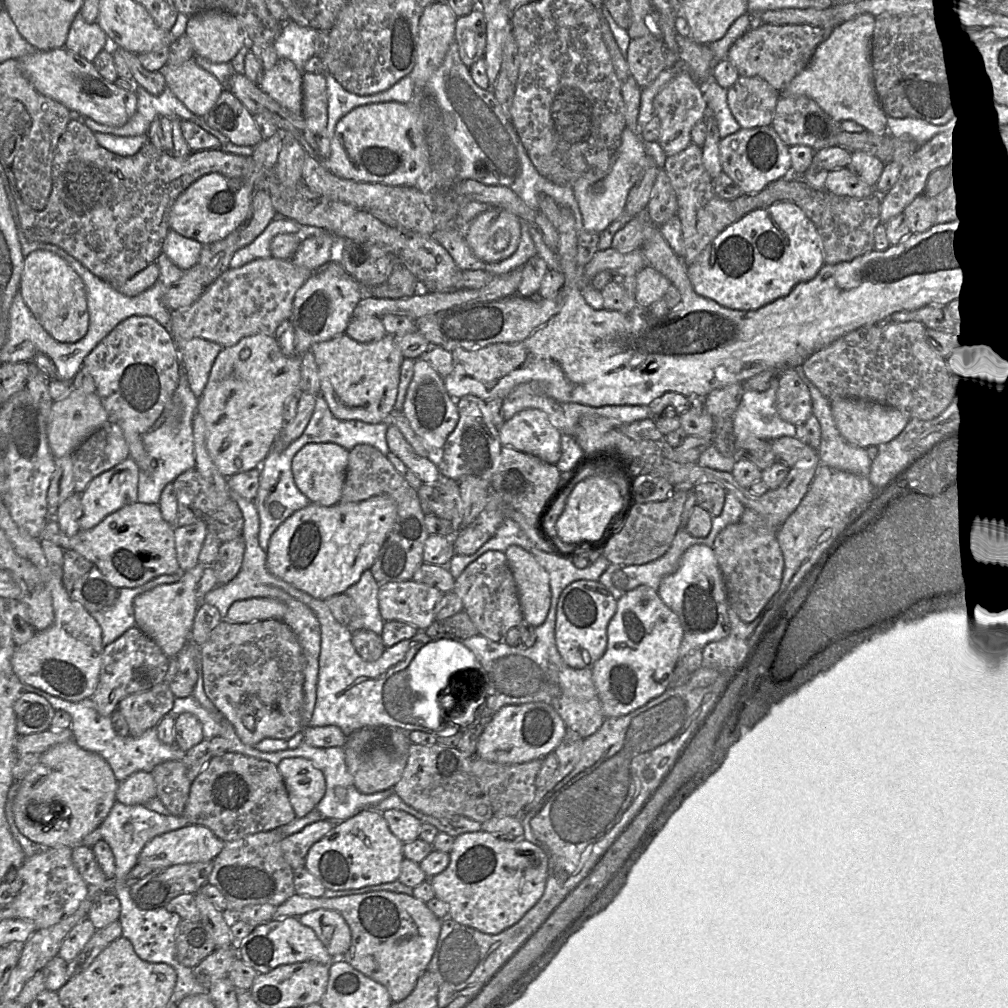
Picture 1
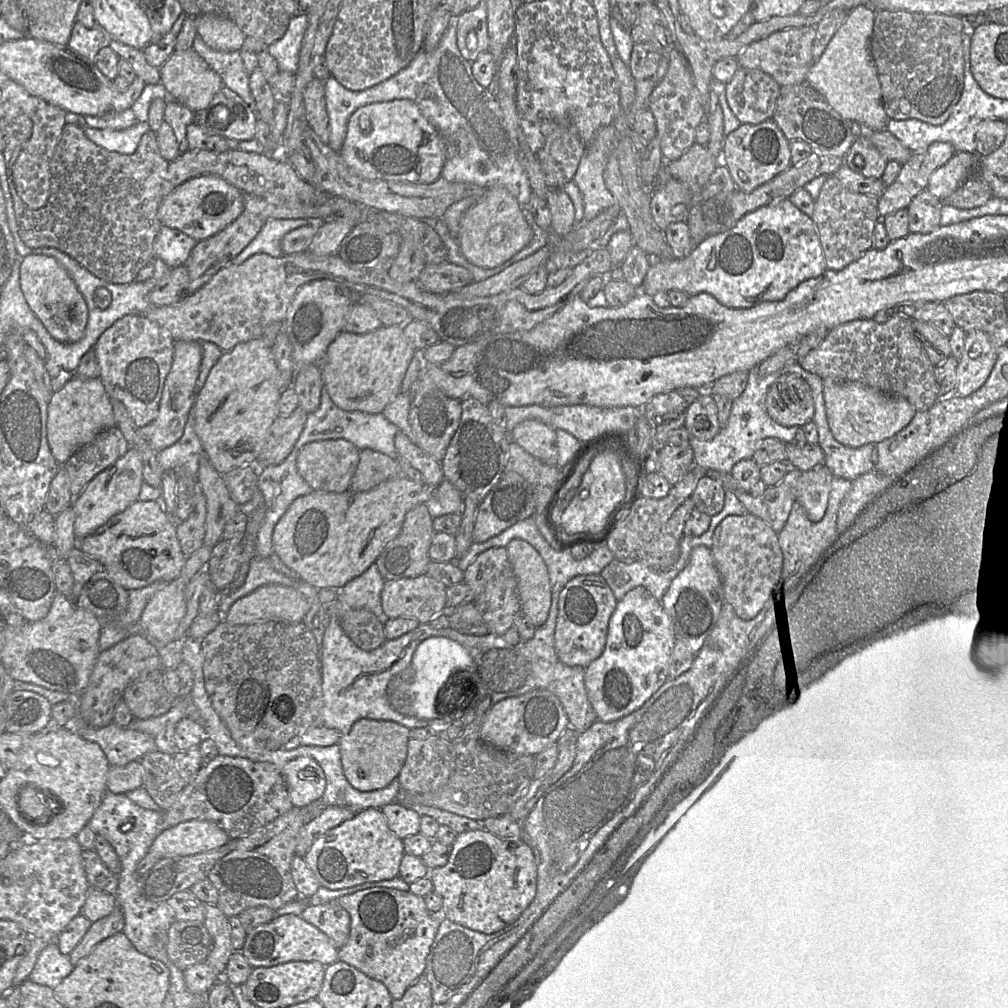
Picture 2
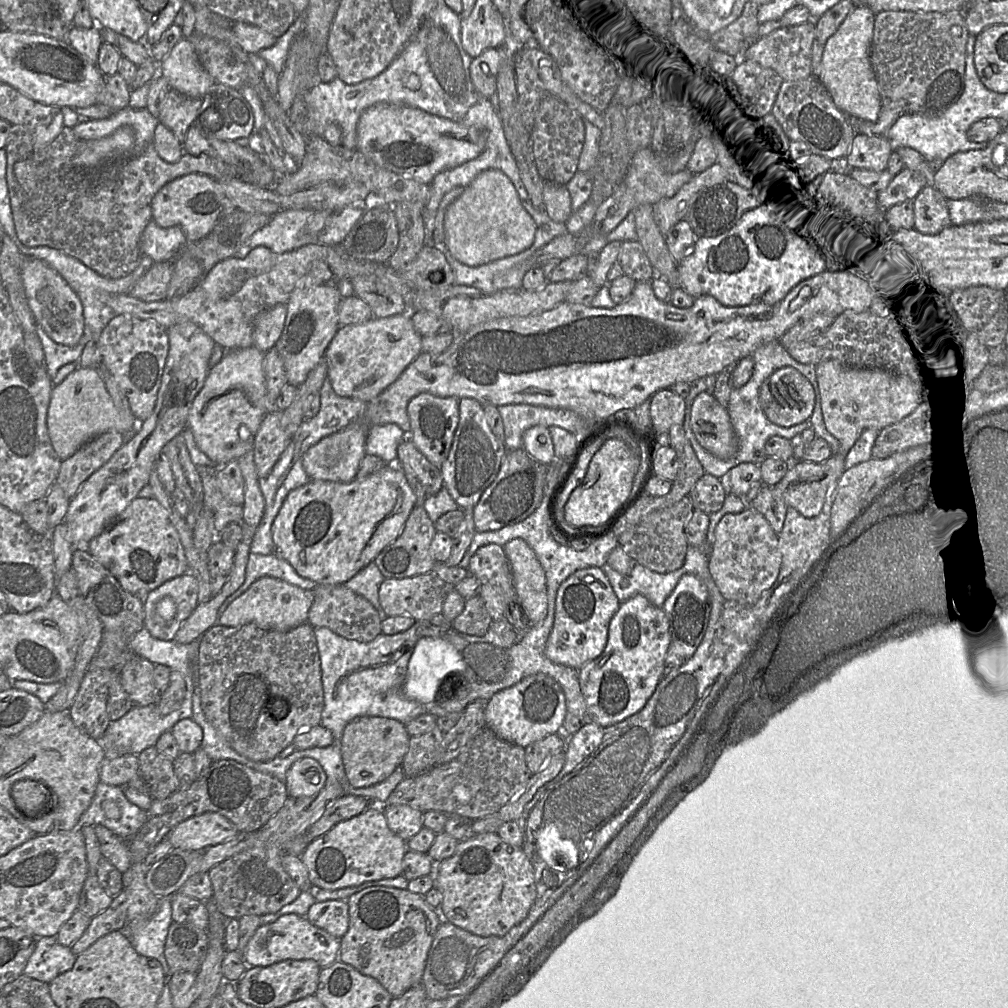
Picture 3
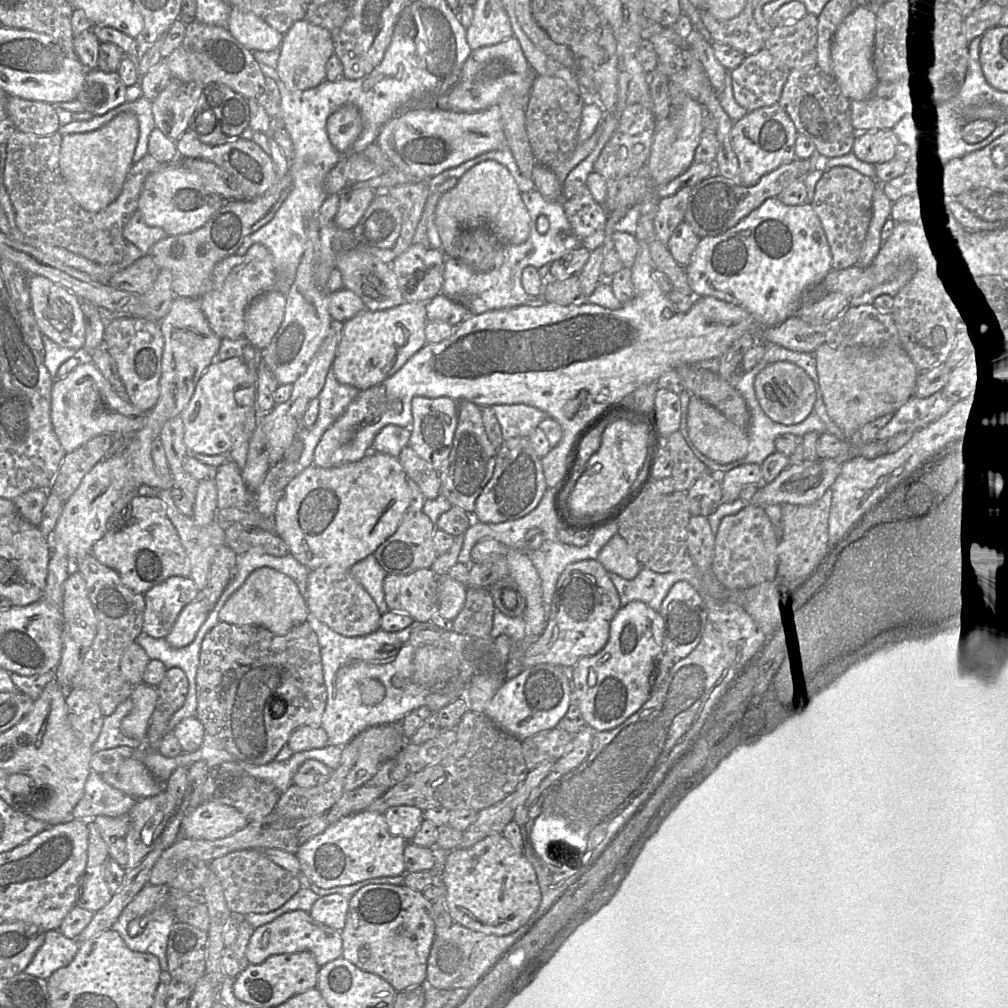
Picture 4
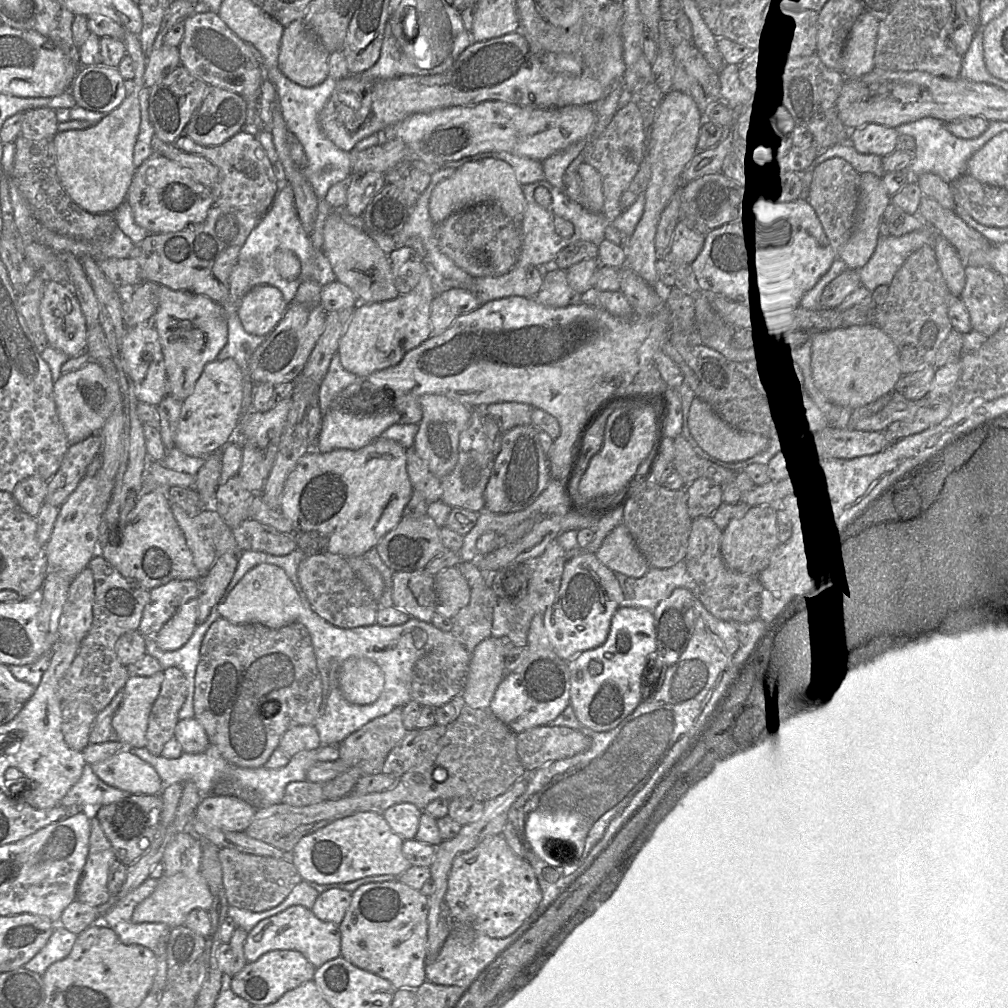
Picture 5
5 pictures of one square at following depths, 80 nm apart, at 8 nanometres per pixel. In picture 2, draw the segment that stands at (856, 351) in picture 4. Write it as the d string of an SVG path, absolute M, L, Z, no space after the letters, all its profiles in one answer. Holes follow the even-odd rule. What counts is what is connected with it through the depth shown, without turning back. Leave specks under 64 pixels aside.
M822 379L826 416L830 431L842 445L855 448L877 444L905 428L917 410L904 398L890 396L860 382Z

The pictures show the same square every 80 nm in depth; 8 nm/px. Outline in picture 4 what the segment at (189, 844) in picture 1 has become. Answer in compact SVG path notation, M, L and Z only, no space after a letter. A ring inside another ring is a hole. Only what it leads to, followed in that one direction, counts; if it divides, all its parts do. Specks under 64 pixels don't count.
M215 802L201 804L182 823L184 838L217 840L231 836L248 825L236 808Z

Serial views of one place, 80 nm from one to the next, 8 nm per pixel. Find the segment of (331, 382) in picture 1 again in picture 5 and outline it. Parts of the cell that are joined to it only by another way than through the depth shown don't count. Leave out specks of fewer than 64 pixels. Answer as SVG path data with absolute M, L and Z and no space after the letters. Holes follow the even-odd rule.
M429 267L410 292L382 302L359 302L337 350L343 368L364 377L397 365L407 352L427 340L431 336L430 308L436 294L437 277Z

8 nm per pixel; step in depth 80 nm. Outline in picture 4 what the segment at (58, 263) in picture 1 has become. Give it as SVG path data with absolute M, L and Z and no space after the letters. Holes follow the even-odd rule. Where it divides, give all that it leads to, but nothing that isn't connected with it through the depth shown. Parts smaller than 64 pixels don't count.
M30 275L28 286L31 309L42 334L56 344L76 350L82 355L85 325L79 298L62 285L42 275Z

